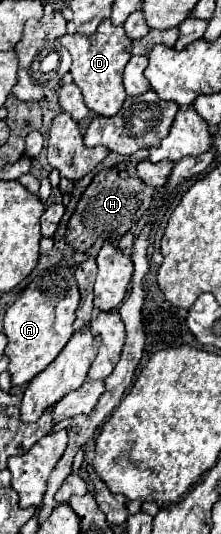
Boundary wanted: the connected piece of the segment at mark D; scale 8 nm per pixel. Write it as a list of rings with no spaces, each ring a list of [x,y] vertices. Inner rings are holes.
[[[110,19],[102,21],[96,29],[94,35],[64,35],[58,39],[60,45],[64,45],[70,55],[72,55],[72,67],[70,73],[74,77],[74,83],[80,87],[86,105],[102,115],[102,117],[112,117],[120,111],[124,99],[126,99],[126,91],[122,85],[122,73],[124,67],[130,59],[130,53],[126,49],[126,45],[118,39],[116,35],[116,27],[110,23]]]

